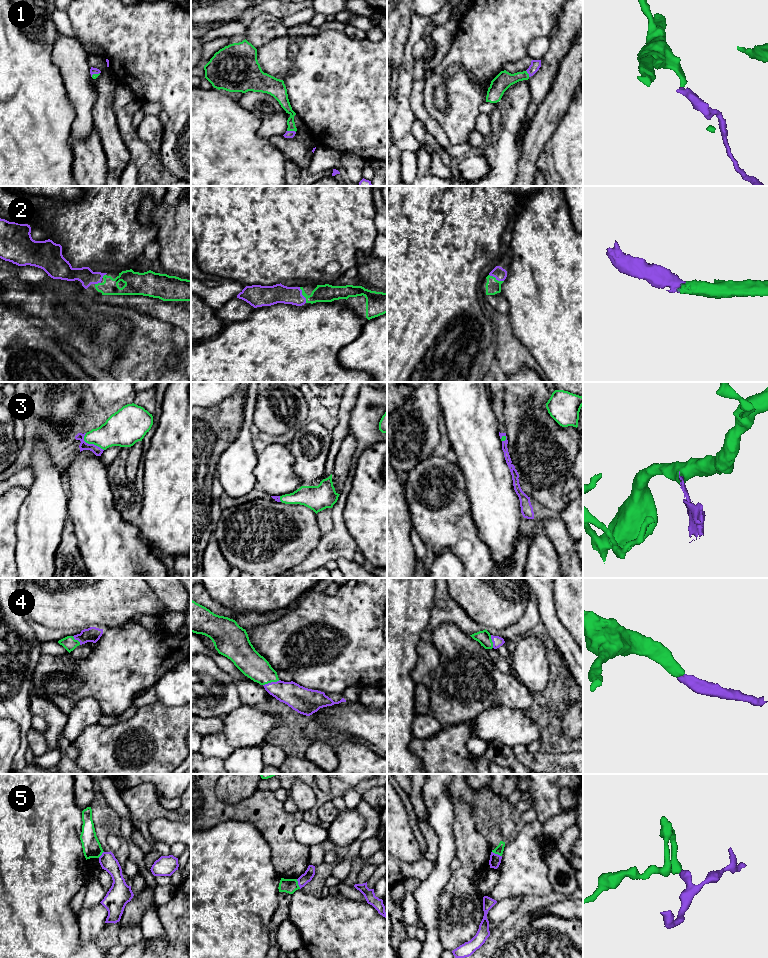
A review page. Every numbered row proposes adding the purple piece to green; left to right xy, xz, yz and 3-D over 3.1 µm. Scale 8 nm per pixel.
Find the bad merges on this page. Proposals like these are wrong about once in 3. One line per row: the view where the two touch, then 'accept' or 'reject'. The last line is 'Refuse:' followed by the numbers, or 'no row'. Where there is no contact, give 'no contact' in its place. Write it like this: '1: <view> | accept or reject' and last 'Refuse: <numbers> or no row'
1: xz | accept
2: xz | accept
3: xy | accept
4: xz | accept
5: xz | reject
Refuse: 5

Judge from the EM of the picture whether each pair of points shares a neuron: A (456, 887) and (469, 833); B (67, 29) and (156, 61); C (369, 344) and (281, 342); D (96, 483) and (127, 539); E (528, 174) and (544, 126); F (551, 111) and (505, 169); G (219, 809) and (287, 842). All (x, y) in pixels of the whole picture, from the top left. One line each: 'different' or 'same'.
A: same
B: different
C: different
D: same
E: same
F: different
G: same

